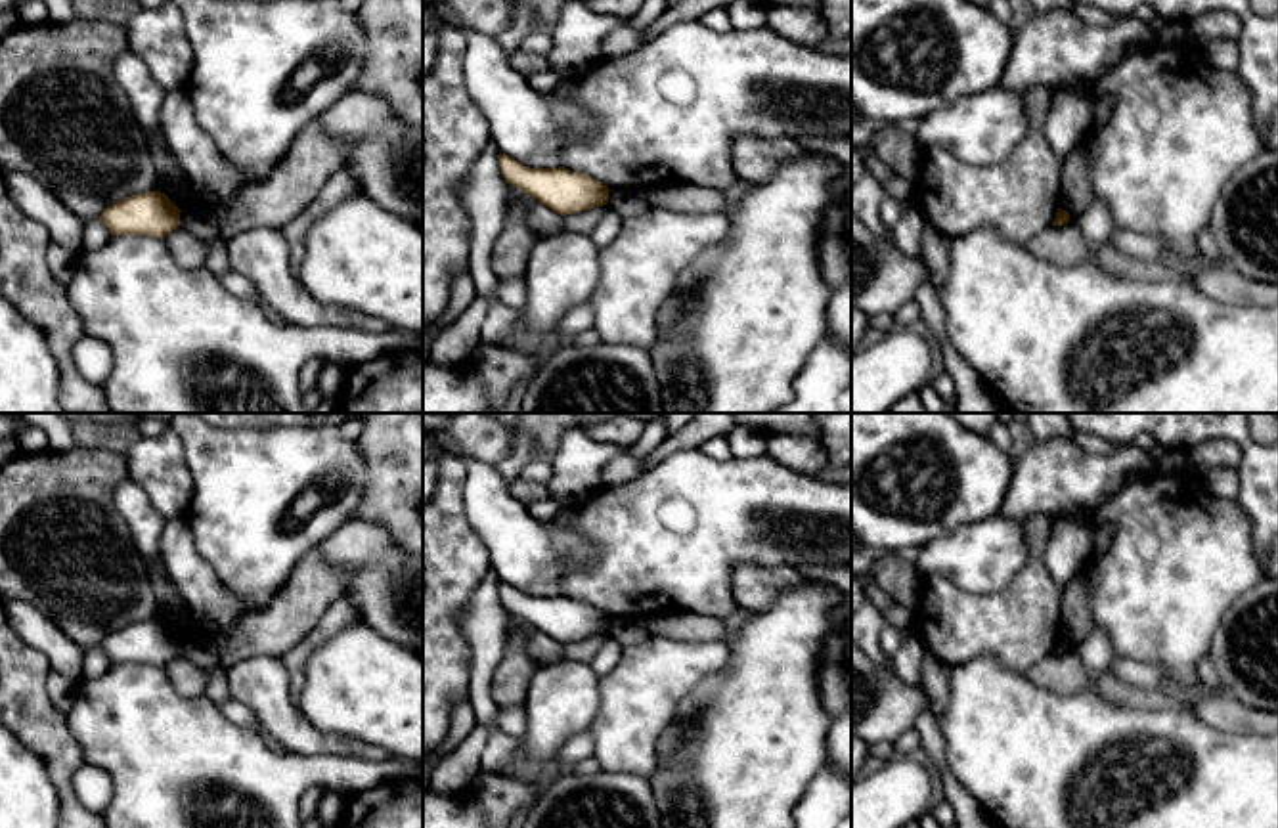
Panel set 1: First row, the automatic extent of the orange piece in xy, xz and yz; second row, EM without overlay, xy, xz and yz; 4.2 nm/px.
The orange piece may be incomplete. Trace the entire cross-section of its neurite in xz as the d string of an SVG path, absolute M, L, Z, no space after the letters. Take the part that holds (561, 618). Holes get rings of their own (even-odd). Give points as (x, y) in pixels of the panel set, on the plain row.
M499 579L505 610L518 616L561 644L589 639L608 631L608 616L595 606L559 597L530 597Z

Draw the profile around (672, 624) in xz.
M664 610L647 618L650 635L677 641L729 641L731 631L719 618L691 610Z

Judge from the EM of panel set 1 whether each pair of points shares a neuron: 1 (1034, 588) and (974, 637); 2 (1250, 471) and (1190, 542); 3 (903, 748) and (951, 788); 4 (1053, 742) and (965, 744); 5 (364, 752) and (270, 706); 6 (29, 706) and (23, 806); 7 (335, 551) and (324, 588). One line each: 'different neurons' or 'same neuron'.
1: same neuron
2: different neurons
3: different neurons
4: same neuron
5: same neuron
6: different neurons
7: different neurons

